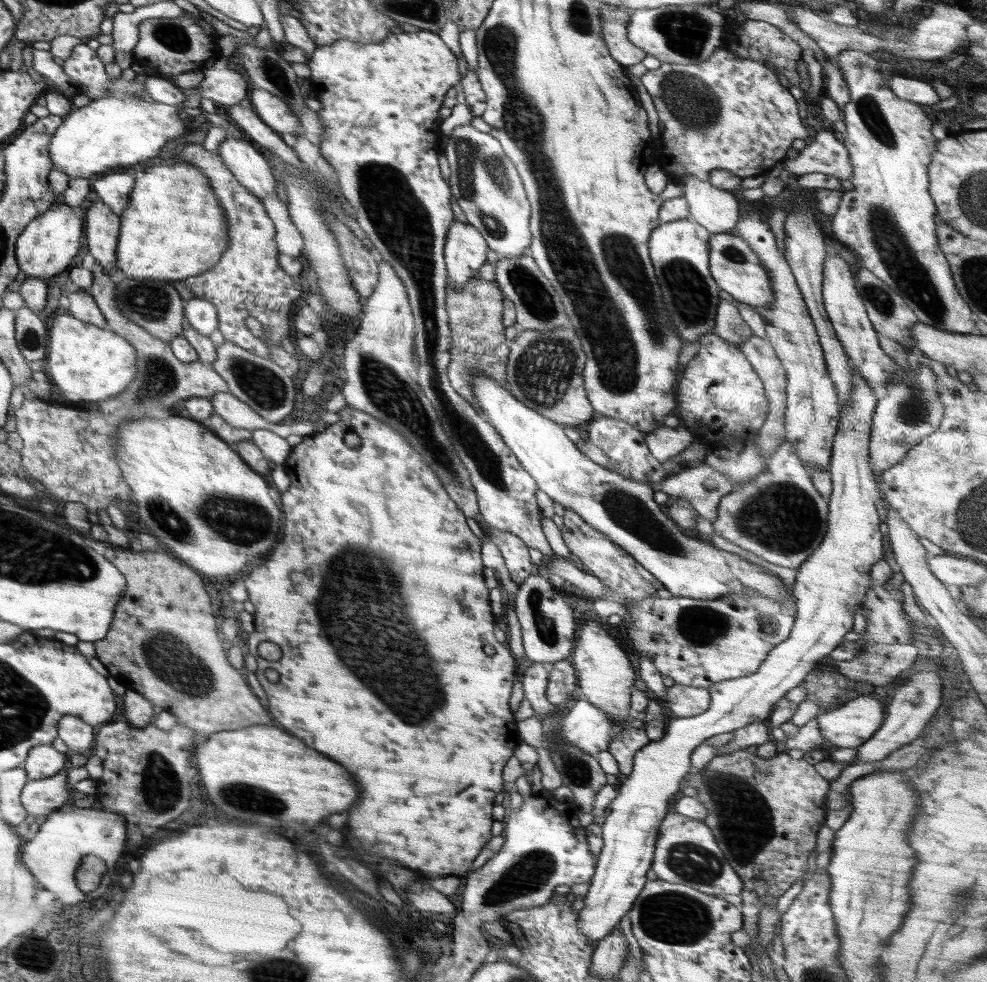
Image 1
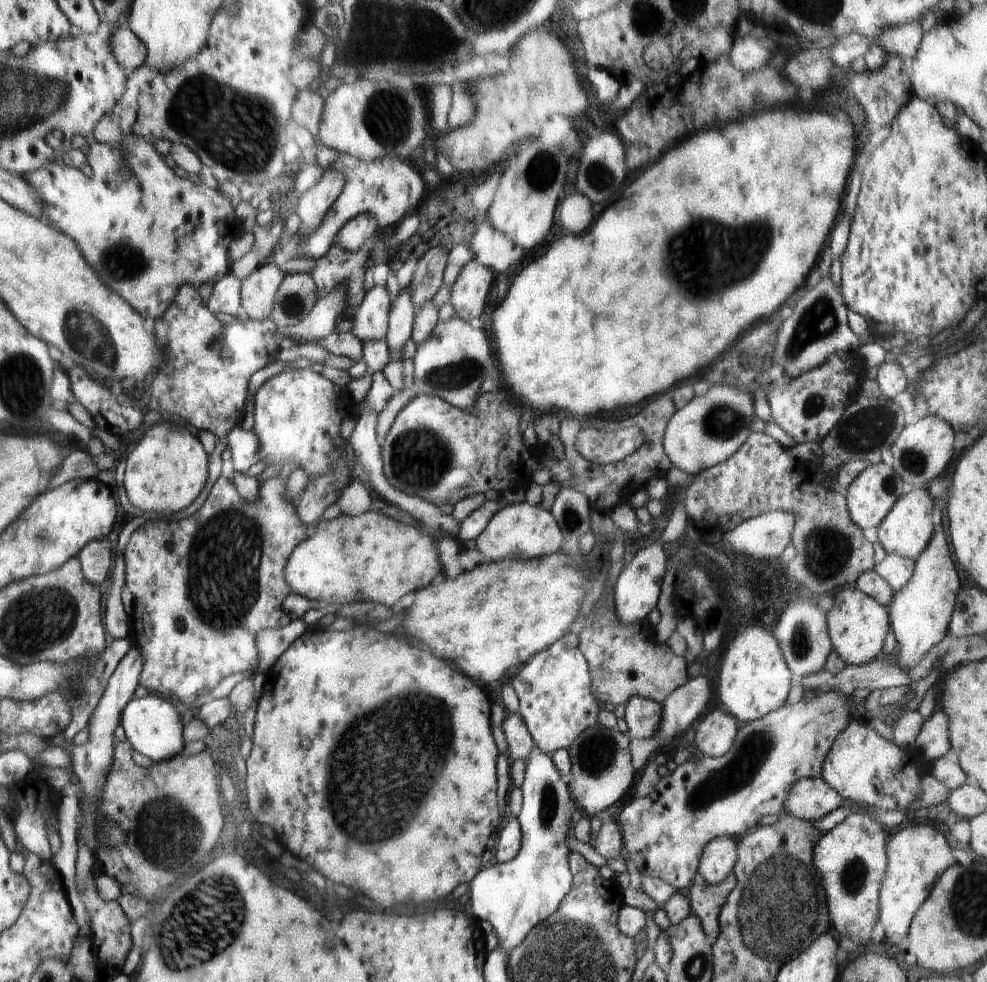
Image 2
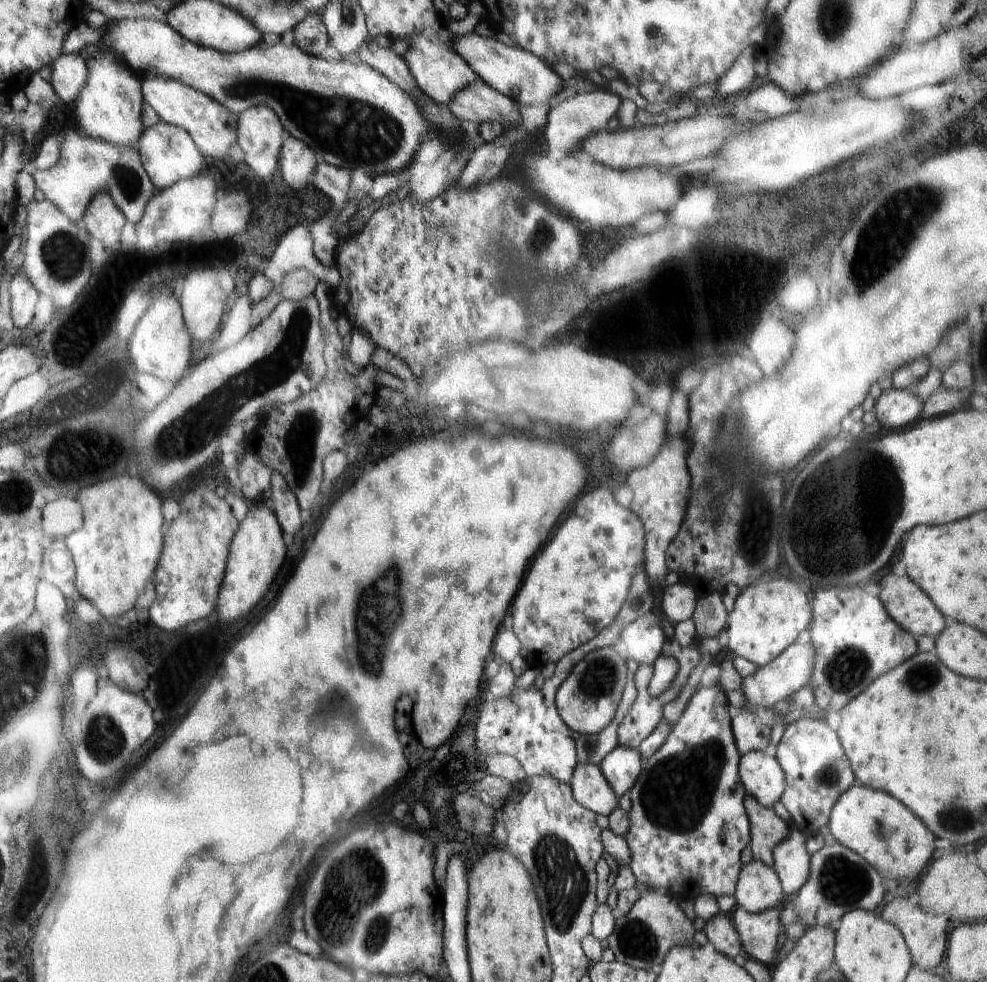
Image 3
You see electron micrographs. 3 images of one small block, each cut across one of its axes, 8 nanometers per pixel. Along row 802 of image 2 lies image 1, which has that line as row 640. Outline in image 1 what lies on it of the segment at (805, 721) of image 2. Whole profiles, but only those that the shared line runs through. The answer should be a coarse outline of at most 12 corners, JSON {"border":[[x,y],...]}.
{"border":[[648,595],[625,604],[634,654],[675,684],[756,672],[794,599]]}

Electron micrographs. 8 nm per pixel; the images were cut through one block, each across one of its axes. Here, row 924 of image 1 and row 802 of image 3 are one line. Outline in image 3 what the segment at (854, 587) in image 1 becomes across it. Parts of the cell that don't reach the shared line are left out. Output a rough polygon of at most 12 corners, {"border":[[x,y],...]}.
{"border":[[577,763],[569,782],[578,804],[602,816],[619,798],[599,765]]}

